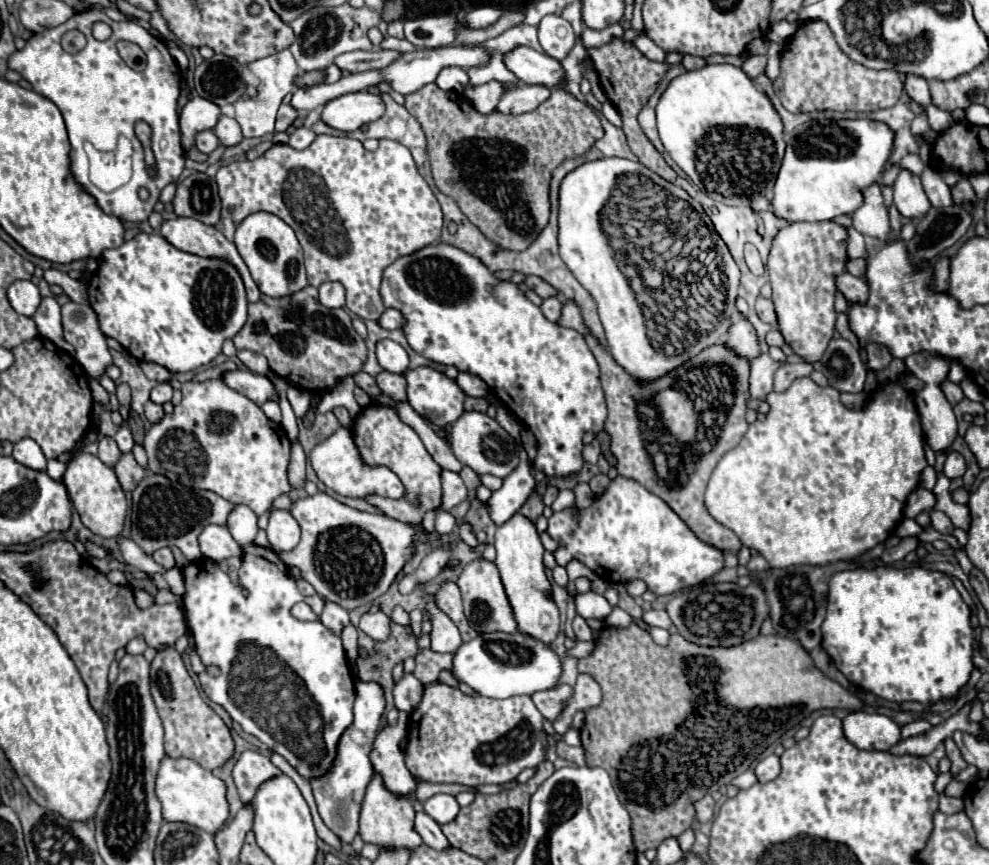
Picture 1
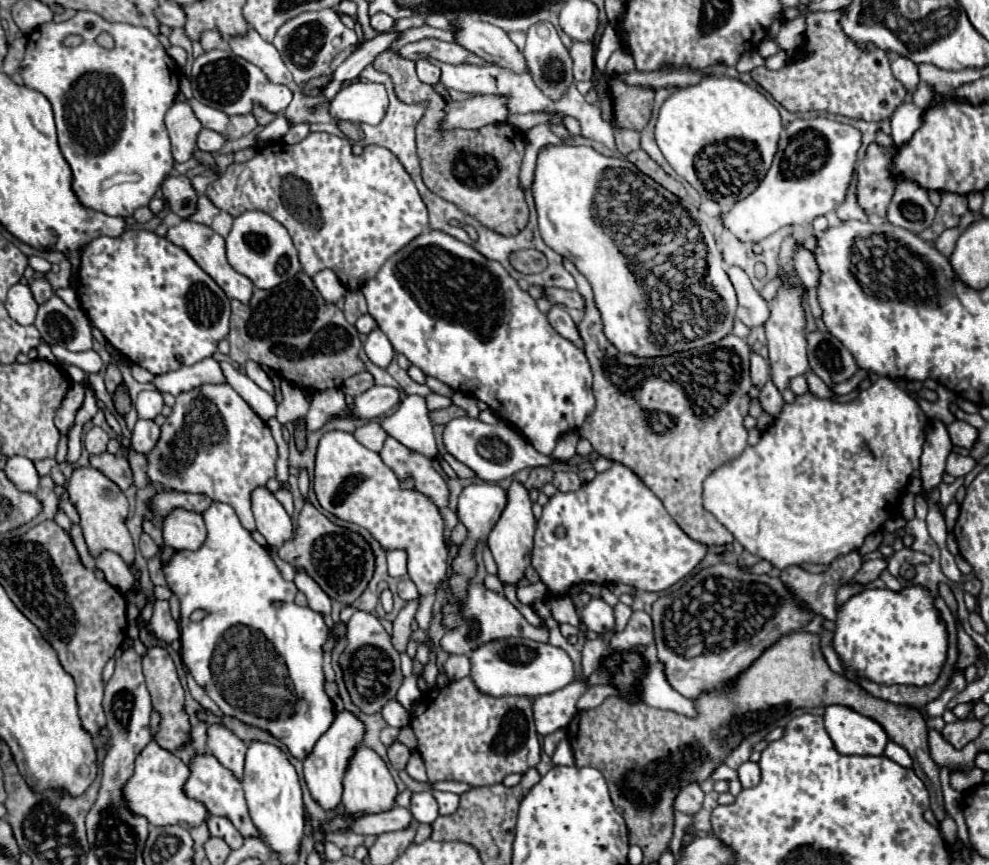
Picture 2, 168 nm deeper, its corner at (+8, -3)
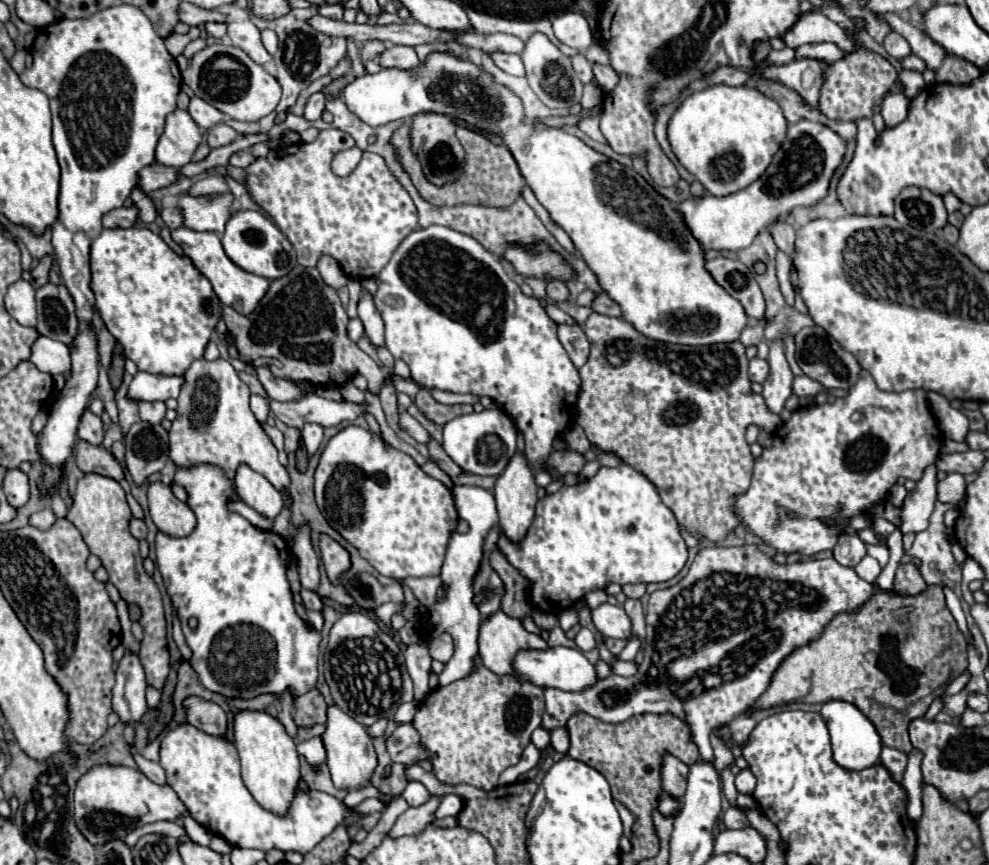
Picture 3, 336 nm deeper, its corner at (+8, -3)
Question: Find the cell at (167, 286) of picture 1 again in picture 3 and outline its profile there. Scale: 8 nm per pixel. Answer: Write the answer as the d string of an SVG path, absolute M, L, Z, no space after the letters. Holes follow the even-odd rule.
M132 226L126 230L102 230L90 248L90 270L90 288L96 298L96 310L110 334L122 346L126 358L130 358L138 370L152 374L184 374L194 360L202 358L220 320L222 304L206 276L198 272L188 256L176 254L156 232L148 228ZM164 328L172 328L174 334L168 336Z

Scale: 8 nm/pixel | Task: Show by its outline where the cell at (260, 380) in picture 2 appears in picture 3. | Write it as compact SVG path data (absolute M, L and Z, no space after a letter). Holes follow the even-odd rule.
M256 366L256 376L260 380L260 384L264 386L266 394L272 398L272 400L278 400L278 402L288 402L288 400L298 400L300 398L300 388L294 384L294 382L288 382L284 378L278 378L270 372L268 366Z

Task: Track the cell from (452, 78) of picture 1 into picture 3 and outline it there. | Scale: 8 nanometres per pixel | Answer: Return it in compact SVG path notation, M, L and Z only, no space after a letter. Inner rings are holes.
M390 46L378 56L380 66L384 68L402 68L402 70L416 70L420 68L420 60L410 46Z

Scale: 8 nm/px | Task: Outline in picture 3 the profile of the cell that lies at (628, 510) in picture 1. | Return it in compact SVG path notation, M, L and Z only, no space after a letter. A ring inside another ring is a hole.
M628 464L614 468L602 466L594 478L576 486L562 486L558 492L544 496L536 504L536 516L518 548L500 536L500 552L530 580L530 600L536 610L560 614L584 598L586 592L606 588L610 582L624 584L652 584L674 578L688 560L688 546L678 530L672 510L662 502L656 486Z

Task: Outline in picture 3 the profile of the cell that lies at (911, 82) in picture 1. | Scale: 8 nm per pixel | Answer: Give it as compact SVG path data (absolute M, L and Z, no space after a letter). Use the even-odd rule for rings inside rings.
M890 32L884 40L884 50L888 52L888 56L892 56L896 62L902 62L904 58L908 58L912 54L910 44L896 32Z

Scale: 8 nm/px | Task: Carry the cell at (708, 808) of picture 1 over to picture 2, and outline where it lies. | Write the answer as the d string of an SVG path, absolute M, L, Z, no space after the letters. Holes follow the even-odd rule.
M686 784L678 792L678 796L674 800L674 808L678 812L694 816L700 810L700 806L702 806L702 798L704 798L704 792L700 790L698 784Z

